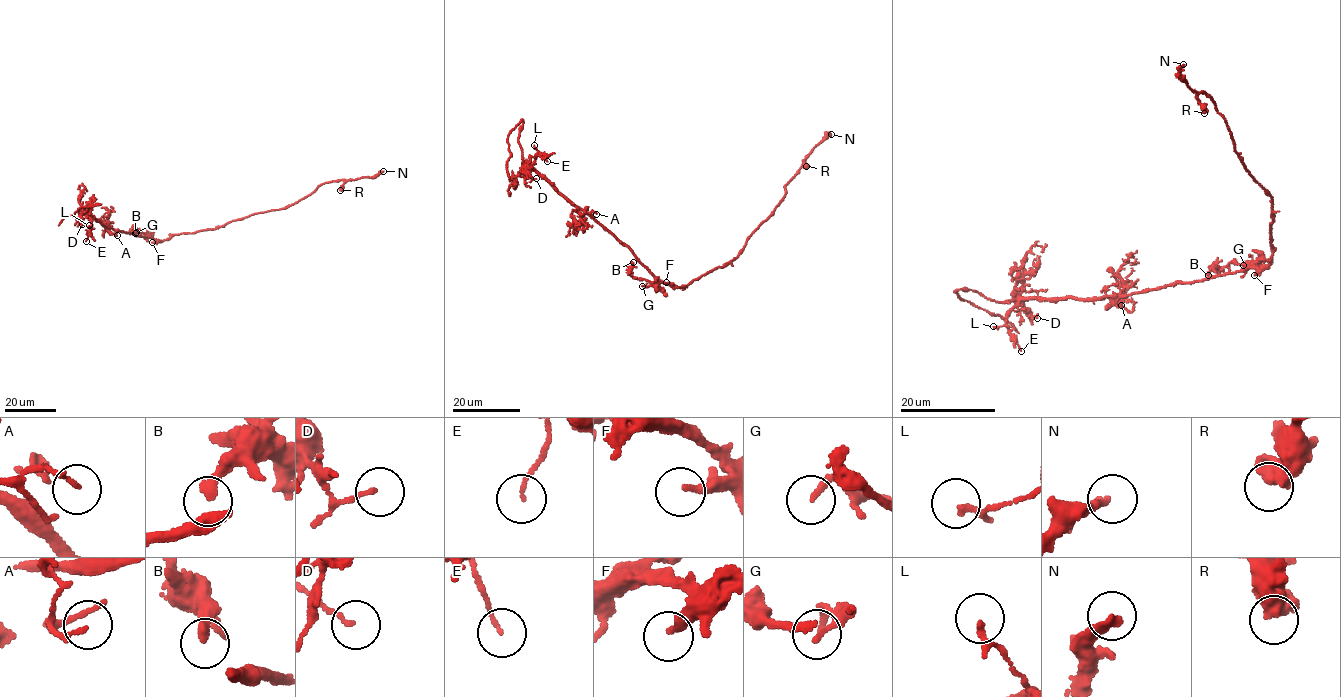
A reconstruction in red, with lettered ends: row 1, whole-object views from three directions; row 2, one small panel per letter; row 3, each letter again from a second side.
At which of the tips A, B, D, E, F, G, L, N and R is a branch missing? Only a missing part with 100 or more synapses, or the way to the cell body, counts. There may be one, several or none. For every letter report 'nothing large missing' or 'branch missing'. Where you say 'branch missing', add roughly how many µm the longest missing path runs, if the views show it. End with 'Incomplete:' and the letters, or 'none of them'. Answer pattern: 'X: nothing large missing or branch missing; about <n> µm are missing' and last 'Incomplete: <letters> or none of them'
A: nothing large missing
B: nothing large missing
D: nothing large missing
E: nothing large missing
F: nothing large missing
G: nothing large missing
L: nothing large missing
N: nothing large missing
R: nothing large missing
Incomplete: none of them

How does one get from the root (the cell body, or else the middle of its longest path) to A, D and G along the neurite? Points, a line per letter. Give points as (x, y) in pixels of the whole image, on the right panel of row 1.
A: (1257, 267), (1137, 293), (1107, 295), (1113, 305), (1121, 305)
D: (1257, 267), (1095, 299), (1018, 300), (1037, 318)
G: (1257, 267), (1251, 268), (1249, 261), (1243, 265)

